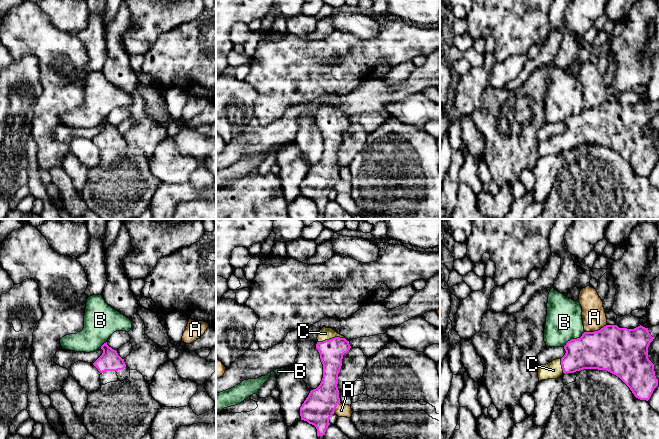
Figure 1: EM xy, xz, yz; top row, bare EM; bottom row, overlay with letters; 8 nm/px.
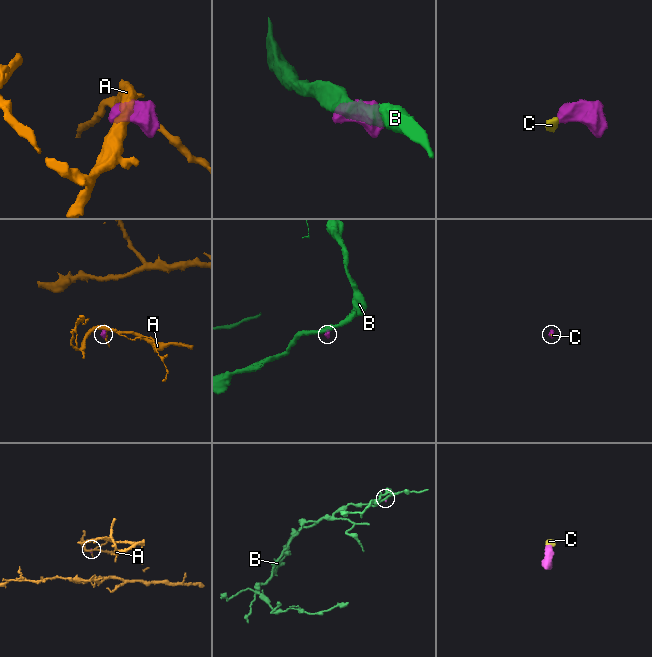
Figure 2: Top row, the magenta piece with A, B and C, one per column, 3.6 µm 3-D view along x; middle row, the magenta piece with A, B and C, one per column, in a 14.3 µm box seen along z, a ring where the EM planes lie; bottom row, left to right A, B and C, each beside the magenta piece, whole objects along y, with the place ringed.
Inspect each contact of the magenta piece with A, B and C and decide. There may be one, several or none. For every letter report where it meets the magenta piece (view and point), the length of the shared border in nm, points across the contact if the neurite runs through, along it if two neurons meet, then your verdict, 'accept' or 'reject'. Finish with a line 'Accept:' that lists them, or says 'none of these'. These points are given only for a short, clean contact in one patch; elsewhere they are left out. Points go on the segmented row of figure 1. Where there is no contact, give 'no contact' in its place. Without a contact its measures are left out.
A: yz (595, 331) | 190 nm | reject
B: yz (574, 339) | 220 nm | along yz (584, 331), (579, 337), (571, 338), (563, 346) | reject
C: xz (332, 338) | 220 nm | across xz (331, 351), (332, 338), (325, 333) | accept
Accept: C

